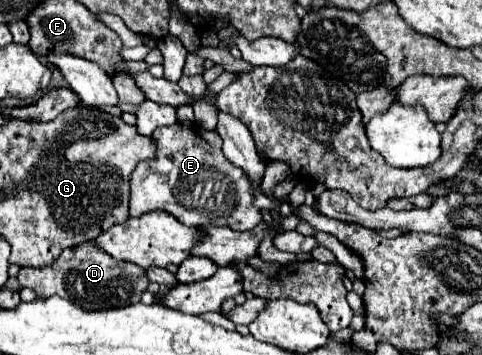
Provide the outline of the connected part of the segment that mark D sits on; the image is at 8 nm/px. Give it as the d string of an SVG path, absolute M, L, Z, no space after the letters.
M84 242L80 246L66 248L52 266L46 266L46 268L20 268L18 282L20 282L20 286L34 290L36 296L40 296L40 298L60 296L60 298L78 302L78 306L86 306L86 310L88 308L90 310L108 310L108 308L136 304L136 302L140 302L142 292L146 292L146 288L150 284L150 280L146 278L144 268L134 266L132 262L114 262L114 258L110 258L110 254L106 254L104 250L98 250L98 246L94 246L94 242Z

